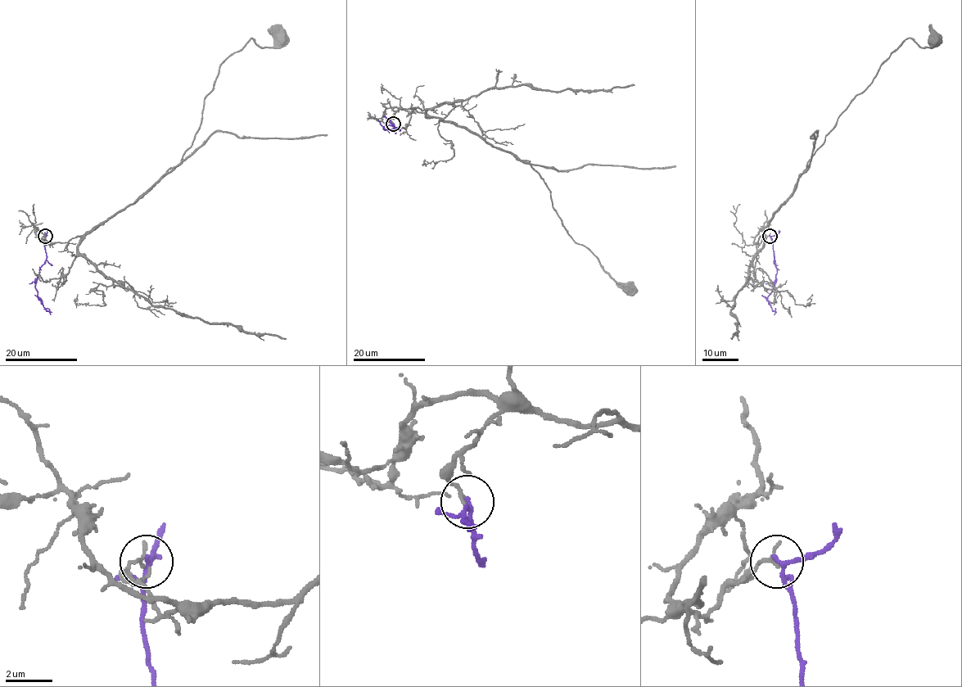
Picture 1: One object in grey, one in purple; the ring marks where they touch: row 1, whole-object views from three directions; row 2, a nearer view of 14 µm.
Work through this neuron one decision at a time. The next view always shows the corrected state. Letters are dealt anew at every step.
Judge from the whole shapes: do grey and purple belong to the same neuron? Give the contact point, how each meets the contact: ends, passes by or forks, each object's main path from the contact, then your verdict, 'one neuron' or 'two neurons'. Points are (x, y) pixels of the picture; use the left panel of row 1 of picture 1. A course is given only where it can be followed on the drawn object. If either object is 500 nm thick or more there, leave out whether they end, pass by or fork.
(45, 236) | grey ends | purple passes by | grey via (45, 236), (47, 244), (67, 242), (135, 203), (193, 142), (219, 66), (251, 38), (260, 47), (282, 39) | purple via (45, 236), (47, 260), (40, 268), (36, 289), (38, 299), (49, 309), (43, 309) | two neurons

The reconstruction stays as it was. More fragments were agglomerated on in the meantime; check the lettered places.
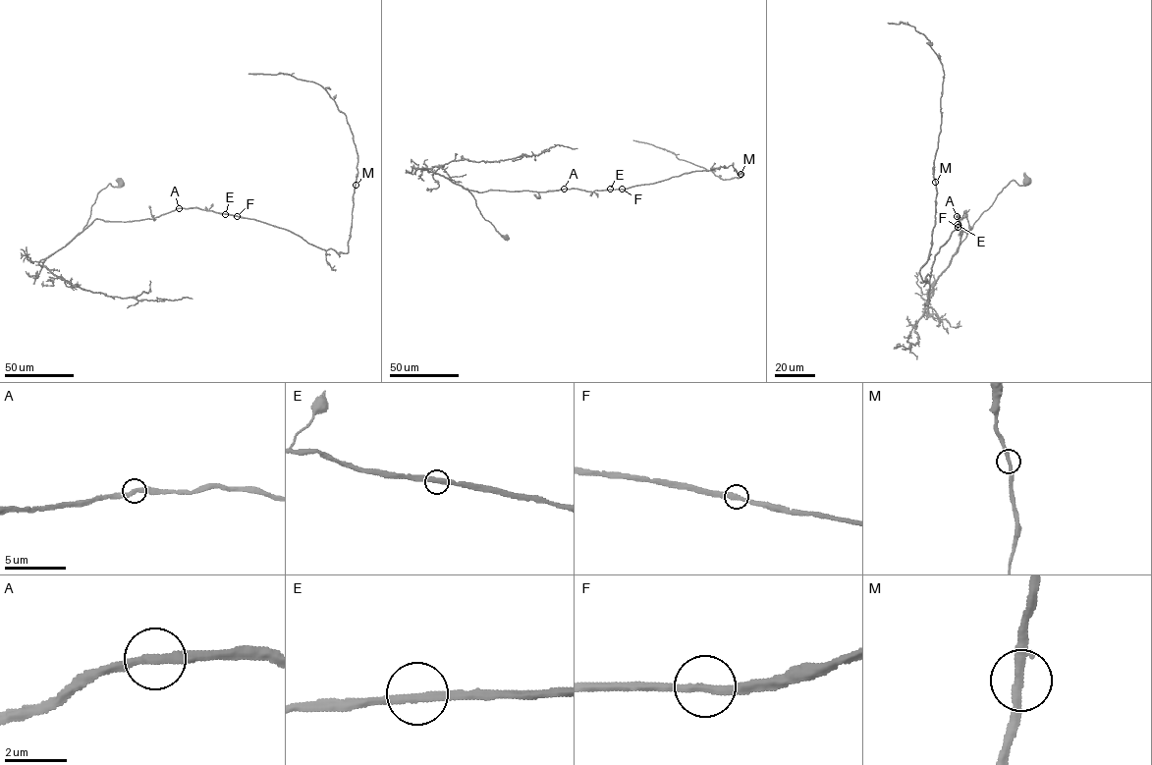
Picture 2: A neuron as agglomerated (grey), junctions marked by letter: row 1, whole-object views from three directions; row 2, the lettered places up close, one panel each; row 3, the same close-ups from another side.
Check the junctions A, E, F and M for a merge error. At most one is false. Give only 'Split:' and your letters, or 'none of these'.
Split: none of these

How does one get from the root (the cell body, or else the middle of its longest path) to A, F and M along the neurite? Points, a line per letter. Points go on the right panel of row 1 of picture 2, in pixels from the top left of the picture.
A: (1026, 181), (1018, 185), (1012, 180), (959, 246), (962, 232), (959, 235), (961, 227), (957, 216)
F: (1026, 181), (1018, 185), (1012, 180), (959, 246), (962, 232), (959, 235), (957, 215), (958, 227)
M: (1026, 181), (1005, 187), (959, 246), (957, 215), (958, 227), (923, 280), (935, 182)

